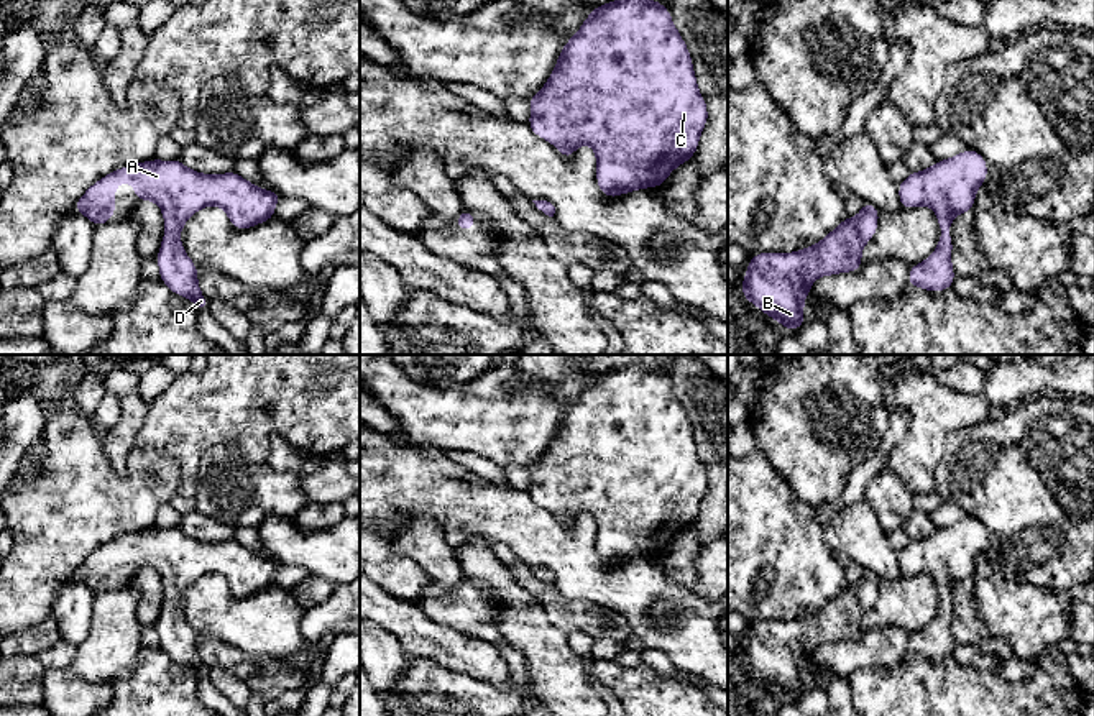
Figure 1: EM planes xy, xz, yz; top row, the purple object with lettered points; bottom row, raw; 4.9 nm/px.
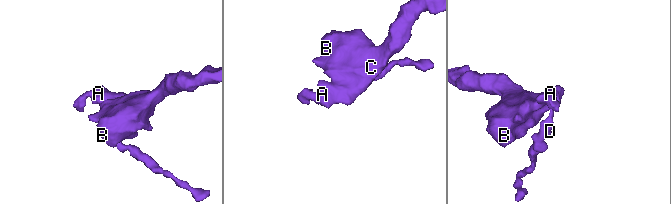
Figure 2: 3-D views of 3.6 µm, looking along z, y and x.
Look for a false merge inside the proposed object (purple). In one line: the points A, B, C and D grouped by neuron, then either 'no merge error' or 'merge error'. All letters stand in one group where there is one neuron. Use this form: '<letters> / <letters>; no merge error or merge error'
A B C D; no merge error

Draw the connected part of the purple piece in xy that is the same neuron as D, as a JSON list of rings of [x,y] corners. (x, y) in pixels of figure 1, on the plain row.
[[[154,526],[146,530],[120,535],[99,547],[76,570],[76,580],[85,583],[94,594],[108,591],[108,588],[115,583],[115,553],[123,552],[125,548],[135,553],[136,568],[153,568],[161,575],[166,599],[156,624],[159,632],[159,647],[174,662],[191,667],[195,672],[197,680],[207,677],[210,668],[202,663],[197,649],[197,634],[186,622],[182,608],[179,606],[184,591],[197,578],[207,573],[217,573],[227,580],[230,591],[237,598],[246,598],[274,586],[274,575],[281,565],[278,558],[264,558],[243,547],[235,539],[227,542],[202,542],[186,535],[179,527],[159,529]]]

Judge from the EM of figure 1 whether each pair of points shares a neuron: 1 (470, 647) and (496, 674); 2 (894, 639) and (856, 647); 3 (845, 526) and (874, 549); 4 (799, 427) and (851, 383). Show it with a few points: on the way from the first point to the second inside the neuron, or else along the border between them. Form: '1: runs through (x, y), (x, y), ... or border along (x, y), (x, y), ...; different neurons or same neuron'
1: runs through (477, 654), (490, 667); same neuron
2: runs through (884, 647), (866, 647); same neuron
3: runs through (851, 532), (868, 546); same neuron
4: runs through (799, 406), (799, 396), (830, 378); same neuron

